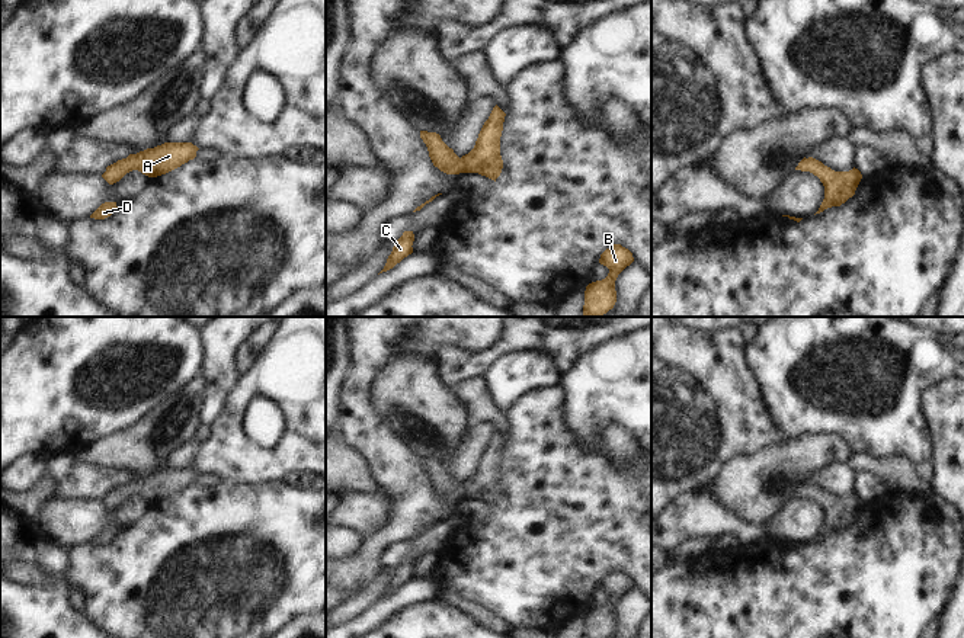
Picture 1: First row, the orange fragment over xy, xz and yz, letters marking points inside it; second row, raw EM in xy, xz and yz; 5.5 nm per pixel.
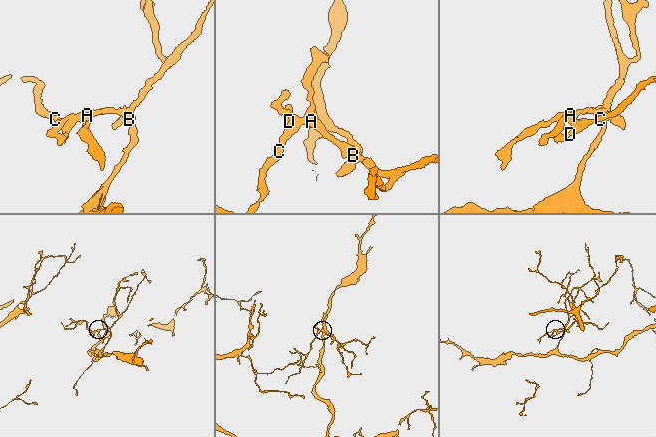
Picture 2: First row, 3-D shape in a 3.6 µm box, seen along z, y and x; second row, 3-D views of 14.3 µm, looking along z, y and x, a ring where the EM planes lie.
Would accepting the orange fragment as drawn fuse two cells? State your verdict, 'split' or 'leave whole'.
leave whole

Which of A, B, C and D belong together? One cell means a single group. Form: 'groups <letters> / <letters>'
groups A B C D

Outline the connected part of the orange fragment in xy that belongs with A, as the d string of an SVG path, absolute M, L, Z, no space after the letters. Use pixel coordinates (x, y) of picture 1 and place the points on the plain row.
M164 468L154 474L147 474L137 480L129 480L126 484L106 493L102 503L113 510L126 498L138 496L148 503L166 500L182 490L193 485L199 474L192 468Z

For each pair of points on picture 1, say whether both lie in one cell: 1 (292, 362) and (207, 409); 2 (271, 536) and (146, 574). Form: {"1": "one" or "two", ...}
{"1": "two", "2": "one"}

